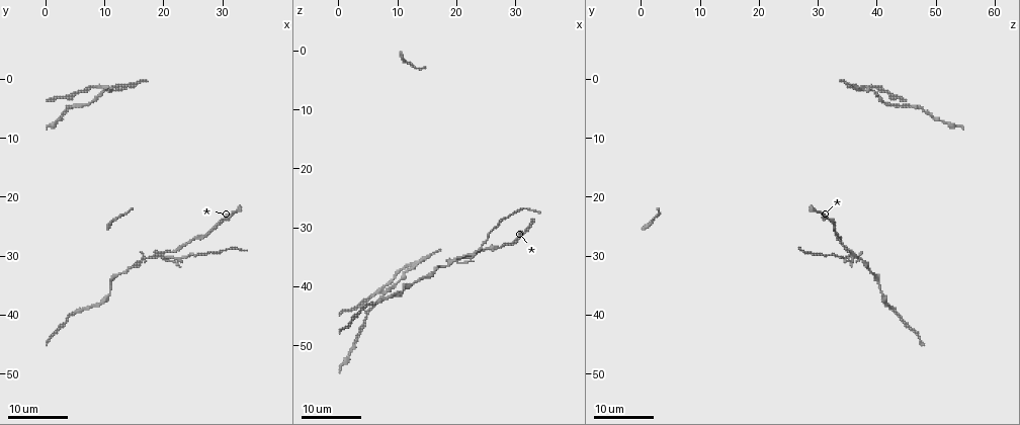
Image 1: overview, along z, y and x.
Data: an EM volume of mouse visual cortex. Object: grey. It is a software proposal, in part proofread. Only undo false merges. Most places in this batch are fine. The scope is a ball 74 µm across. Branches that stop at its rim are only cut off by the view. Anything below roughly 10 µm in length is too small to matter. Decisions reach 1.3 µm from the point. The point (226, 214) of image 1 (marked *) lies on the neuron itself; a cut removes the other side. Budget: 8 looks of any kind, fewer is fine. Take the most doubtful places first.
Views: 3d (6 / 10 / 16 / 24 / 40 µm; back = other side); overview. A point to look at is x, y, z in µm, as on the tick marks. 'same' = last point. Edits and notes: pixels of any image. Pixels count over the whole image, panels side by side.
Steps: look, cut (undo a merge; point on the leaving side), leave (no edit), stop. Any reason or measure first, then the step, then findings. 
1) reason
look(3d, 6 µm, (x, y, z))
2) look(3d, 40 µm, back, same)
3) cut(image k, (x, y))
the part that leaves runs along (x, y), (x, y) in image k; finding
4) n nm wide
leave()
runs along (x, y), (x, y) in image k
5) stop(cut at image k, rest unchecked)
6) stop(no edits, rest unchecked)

looks like a crossing
look(3d, 16 µm, (19.5, 30.0, 35.5))

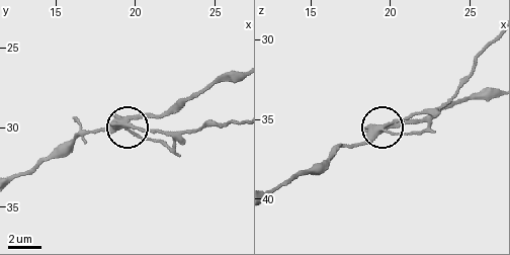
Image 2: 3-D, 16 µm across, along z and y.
look(3d, 10 µm, (19.6, 30.2, 35.6))

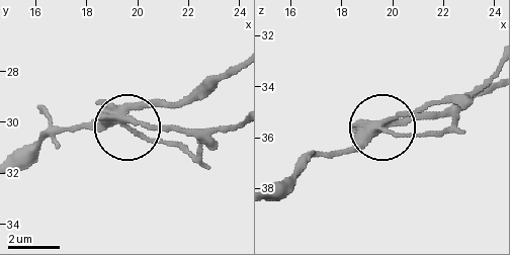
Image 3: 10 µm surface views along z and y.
4 arms
cut(image 3, (151, 125))
the part that leaves runs along (115, 117), (166, 131), (225, 131), (238, 123) in image 3; two neurons meet here

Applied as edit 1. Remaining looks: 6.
look(overview)

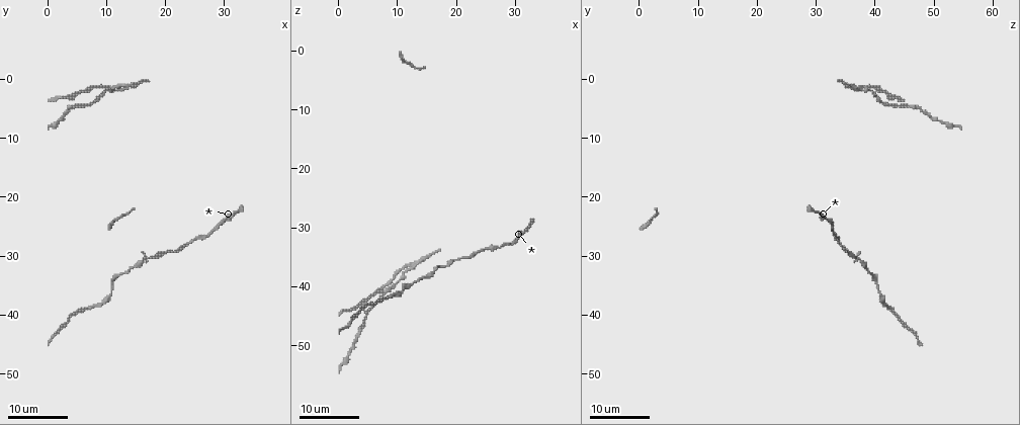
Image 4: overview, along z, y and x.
three arms meet
look(3d, 24 µm, (11.0, 2.0, 37.5))

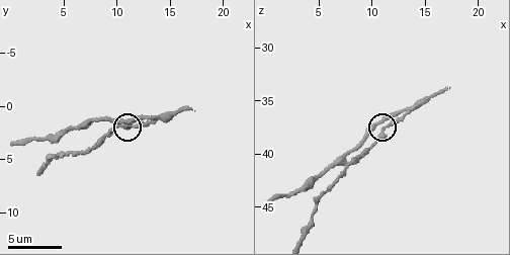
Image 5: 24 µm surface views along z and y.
look(3d, 6 µm, (11.4, 2.0, 37.2))

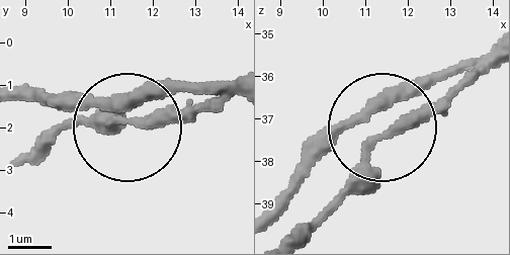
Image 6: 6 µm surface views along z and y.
side arm 15 µm; 3 arms
leave()
continuous, no second neuron

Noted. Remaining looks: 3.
calibre changes
look(3d, 16 µm, (25.5, 27.0, 33.5))

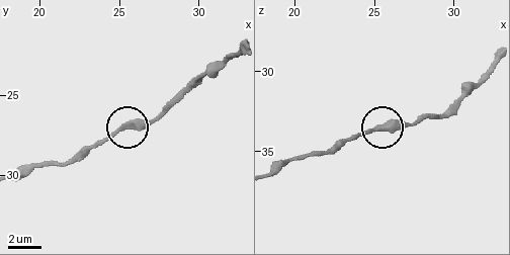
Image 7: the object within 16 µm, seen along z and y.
look(3d, 10 µm, (25.0, 27.2, 33.5))

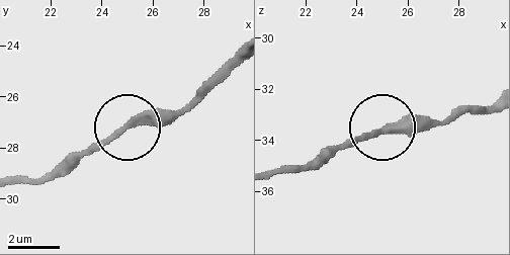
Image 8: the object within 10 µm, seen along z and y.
leave()
runs along (492, 103), (459, 107), (433, 124), (394, 124), (337, 149) in image 8; all the same neuron

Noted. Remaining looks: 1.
stop(cut at image 3, rest unchecked)

